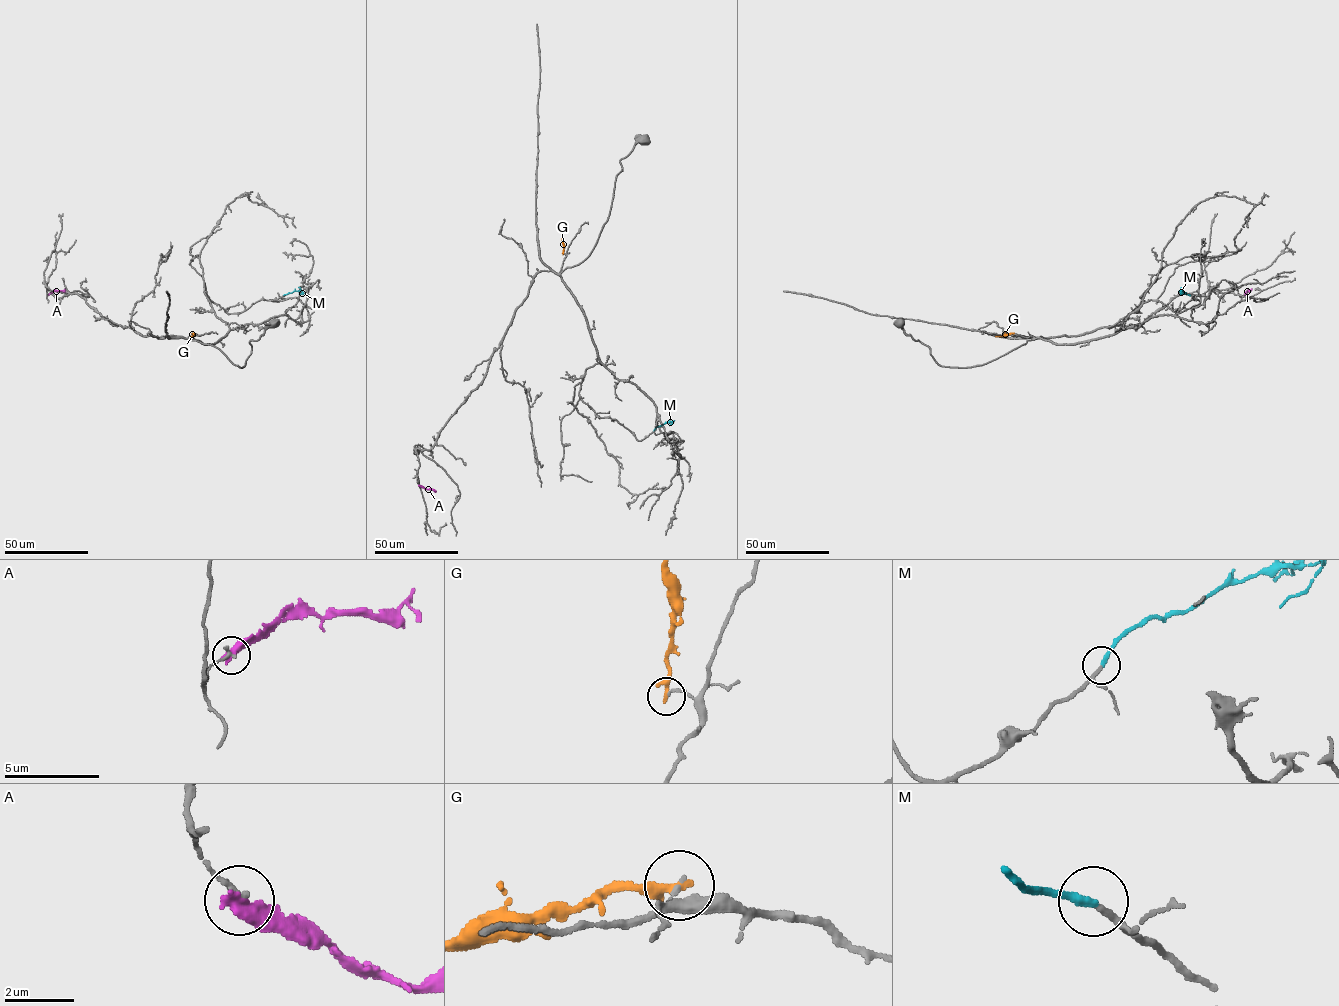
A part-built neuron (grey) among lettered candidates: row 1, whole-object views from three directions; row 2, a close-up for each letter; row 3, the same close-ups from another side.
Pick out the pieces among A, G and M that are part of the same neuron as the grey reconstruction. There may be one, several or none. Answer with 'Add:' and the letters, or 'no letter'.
Add: M

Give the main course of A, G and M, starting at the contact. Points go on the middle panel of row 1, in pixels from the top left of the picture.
A: (419, 485), (436, 490)
G: (563, 254), (562, 236)
M: (654, 430), (673, 421), (669, 425)

